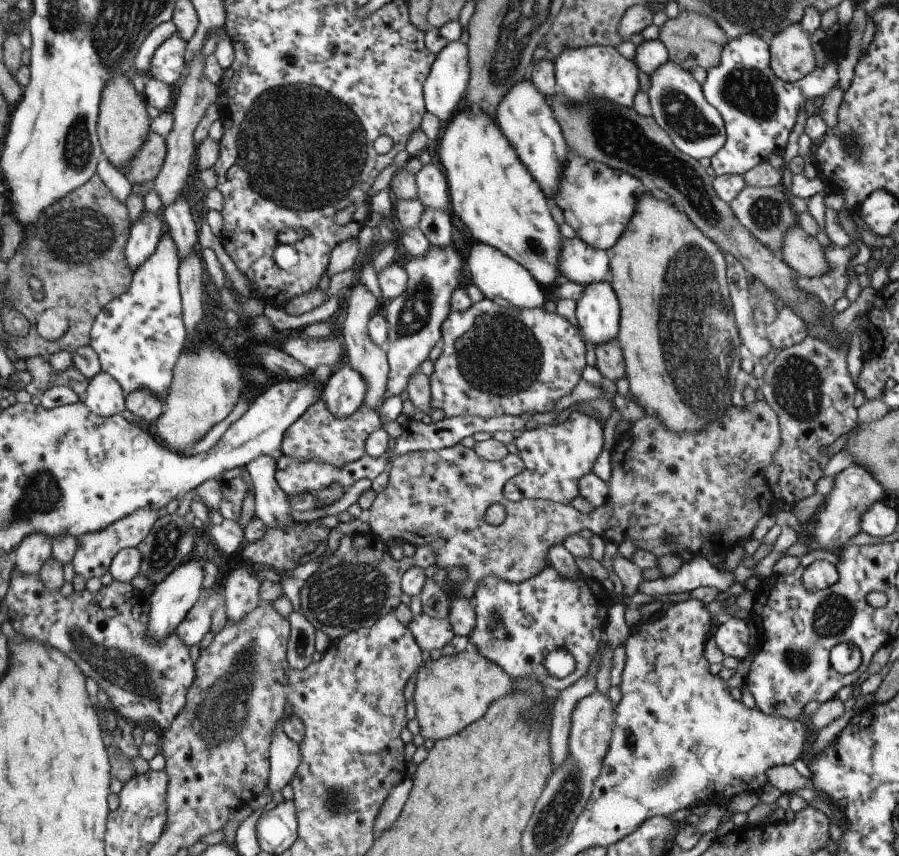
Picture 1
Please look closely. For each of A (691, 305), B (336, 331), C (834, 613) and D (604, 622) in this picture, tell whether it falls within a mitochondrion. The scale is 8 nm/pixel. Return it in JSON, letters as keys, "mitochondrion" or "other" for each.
{"A":"mitochondrion","B":"other","C":"mitochondrion","D":"other"}

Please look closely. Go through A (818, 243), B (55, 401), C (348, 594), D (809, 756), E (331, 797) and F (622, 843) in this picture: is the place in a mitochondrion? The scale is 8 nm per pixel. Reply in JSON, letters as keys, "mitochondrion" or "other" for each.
{"A":"other","B":"other","C":"mitochondrion","D":"other","E":"mitochondrion","F":"other"}

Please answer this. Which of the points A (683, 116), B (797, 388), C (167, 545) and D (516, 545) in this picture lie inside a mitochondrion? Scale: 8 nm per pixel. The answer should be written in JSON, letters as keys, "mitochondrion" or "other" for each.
{"A":"mitochondrion","B":"mitochondrion","C":"mitochondrion","D":"mitochondrion"}

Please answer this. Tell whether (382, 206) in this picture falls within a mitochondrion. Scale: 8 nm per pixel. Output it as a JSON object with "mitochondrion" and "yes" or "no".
{"mitochondrion":"no"}

